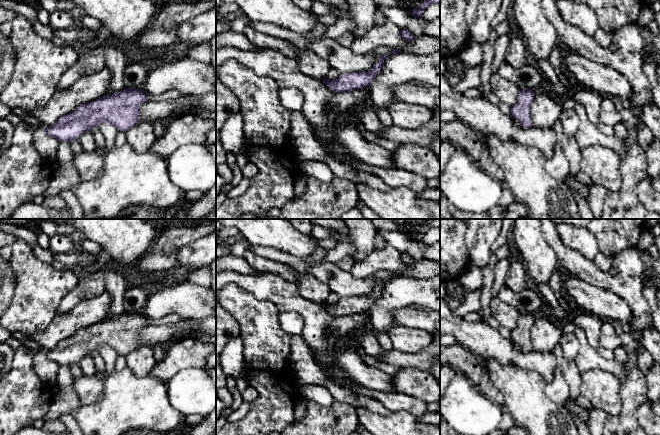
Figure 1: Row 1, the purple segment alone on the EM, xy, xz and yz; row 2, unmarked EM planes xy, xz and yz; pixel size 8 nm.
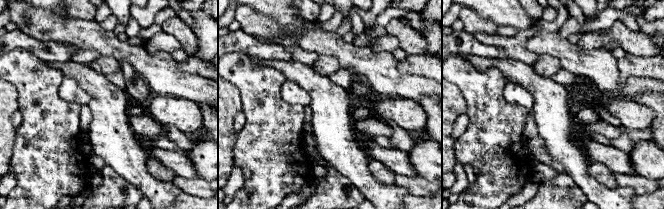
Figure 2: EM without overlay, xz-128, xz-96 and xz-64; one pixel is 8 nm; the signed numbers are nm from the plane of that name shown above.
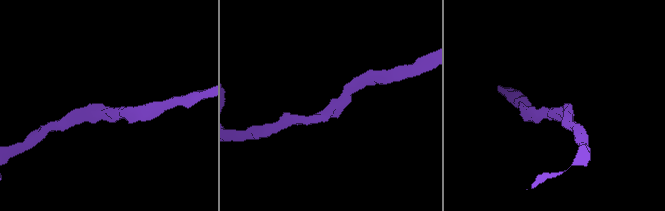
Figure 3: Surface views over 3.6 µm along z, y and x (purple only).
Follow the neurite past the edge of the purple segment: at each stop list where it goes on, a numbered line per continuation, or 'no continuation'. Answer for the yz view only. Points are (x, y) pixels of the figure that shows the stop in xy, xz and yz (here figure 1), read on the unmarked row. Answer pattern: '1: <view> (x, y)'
no continuation

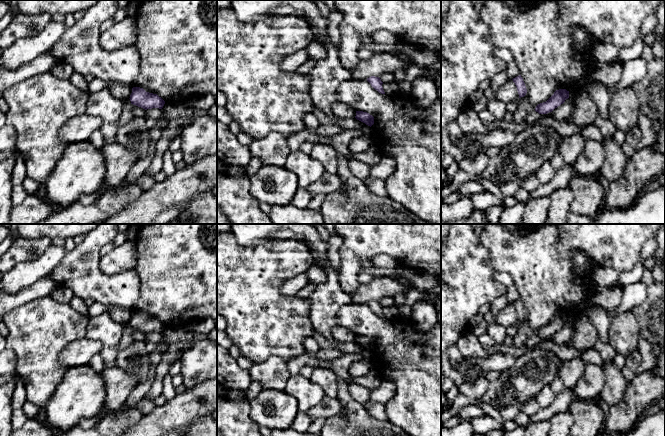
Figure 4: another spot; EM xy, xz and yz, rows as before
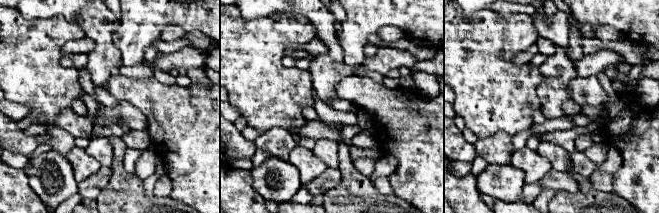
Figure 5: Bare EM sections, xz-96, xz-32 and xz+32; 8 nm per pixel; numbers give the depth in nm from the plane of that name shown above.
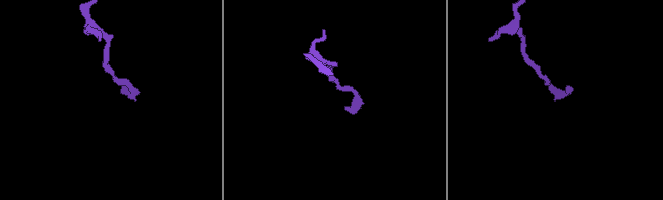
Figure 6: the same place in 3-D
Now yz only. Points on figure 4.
no continuation

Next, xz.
no continuation

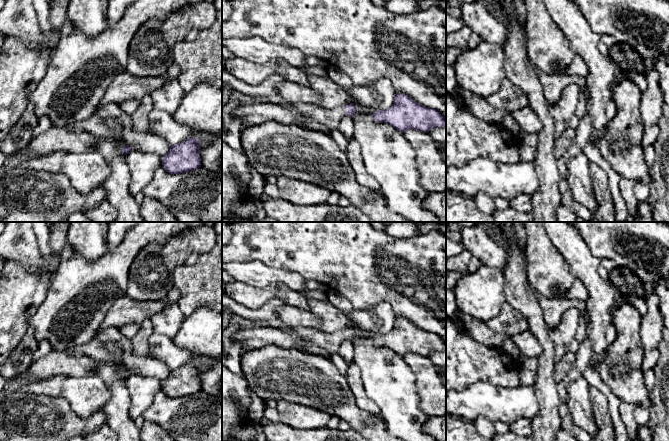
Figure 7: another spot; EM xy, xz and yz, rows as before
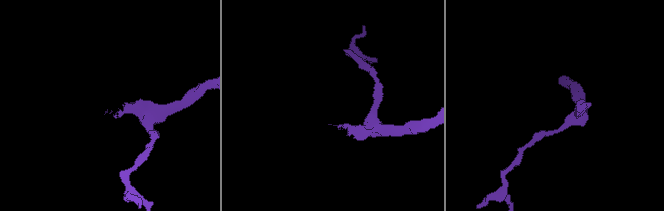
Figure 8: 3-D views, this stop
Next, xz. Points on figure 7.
1: xz (255, 338)

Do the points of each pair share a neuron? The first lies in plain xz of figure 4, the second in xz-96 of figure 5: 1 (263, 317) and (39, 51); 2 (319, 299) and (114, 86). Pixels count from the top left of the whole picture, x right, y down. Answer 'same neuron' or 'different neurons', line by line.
1: same neuron
2: different neurons

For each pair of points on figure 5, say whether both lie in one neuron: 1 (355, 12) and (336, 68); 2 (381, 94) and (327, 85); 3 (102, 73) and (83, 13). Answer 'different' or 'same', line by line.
1: different
2: different
3: same

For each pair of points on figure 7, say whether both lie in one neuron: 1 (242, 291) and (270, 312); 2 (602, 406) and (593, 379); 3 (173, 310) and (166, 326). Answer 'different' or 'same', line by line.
1: different
2: different
3: same

